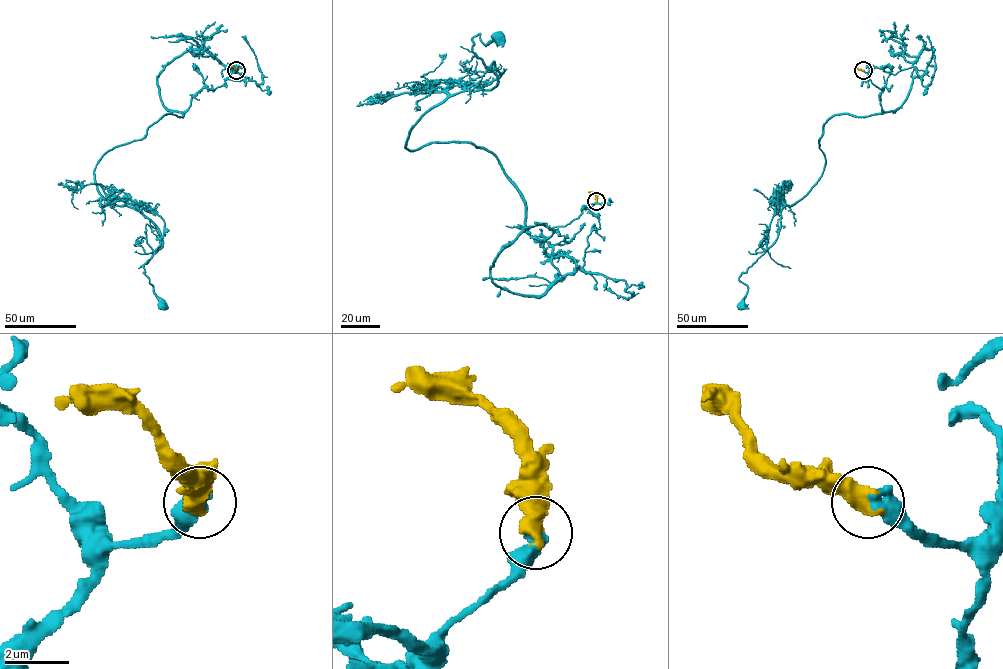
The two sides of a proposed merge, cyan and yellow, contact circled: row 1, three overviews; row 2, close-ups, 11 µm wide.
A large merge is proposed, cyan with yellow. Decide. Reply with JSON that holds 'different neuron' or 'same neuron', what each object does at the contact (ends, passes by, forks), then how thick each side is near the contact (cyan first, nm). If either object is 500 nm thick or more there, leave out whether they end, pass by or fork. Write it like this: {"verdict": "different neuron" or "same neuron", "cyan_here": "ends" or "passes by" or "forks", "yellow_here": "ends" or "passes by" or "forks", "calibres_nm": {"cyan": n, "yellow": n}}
{"verdict": "same neuron", "calibres_nm": {"cyan": 500, "yellow": 650}}

